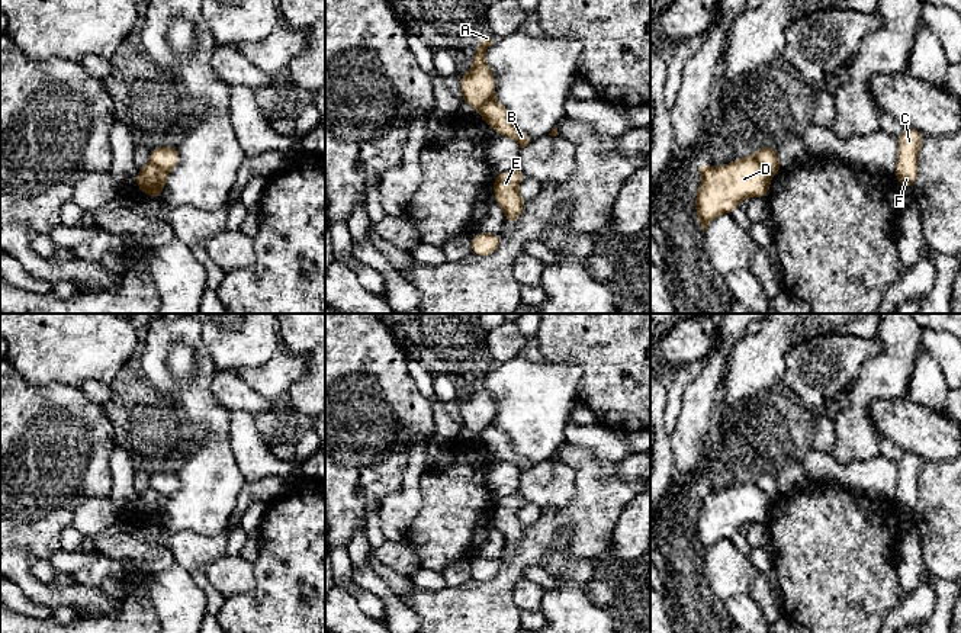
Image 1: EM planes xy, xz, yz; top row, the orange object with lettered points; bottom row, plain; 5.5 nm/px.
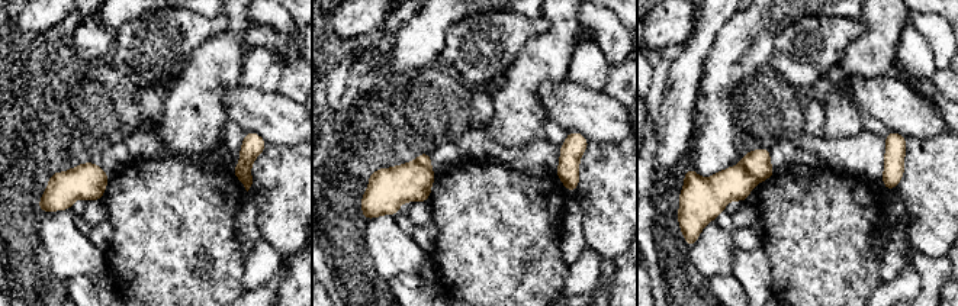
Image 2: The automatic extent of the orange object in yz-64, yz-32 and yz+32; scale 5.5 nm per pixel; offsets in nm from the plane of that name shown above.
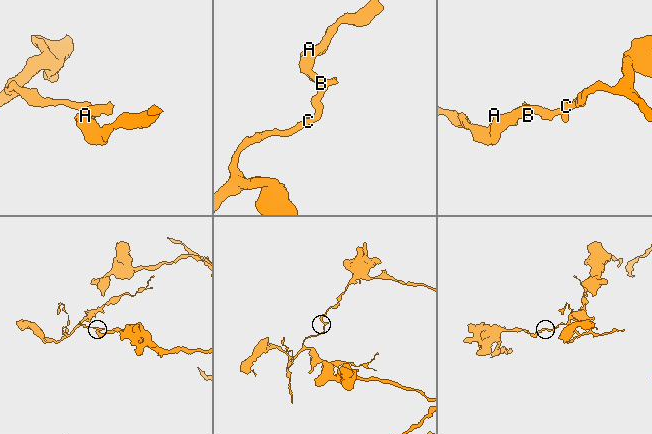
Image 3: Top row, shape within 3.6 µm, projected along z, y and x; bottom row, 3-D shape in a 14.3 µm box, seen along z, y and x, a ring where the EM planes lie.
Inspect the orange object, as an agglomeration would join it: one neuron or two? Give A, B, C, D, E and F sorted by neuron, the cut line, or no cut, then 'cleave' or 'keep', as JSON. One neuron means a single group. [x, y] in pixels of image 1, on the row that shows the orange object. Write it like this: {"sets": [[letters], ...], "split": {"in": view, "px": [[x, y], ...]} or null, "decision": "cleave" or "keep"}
{"sets": [["A", "D"], ["B", "C", "E", "F"]], "split": {"in": "yz", "px": [[752, 156], [773, 174]]}, "decision": "cleave"}

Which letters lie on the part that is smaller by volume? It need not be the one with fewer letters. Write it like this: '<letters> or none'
B, C, E, F

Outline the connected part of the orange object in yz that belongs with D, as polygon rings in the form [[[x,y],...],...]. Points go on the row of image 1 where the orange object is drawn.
[[[753,155],[740,157],[723,167],[695,166],[703,176],[695,209],[703,232],[723,213],[732,213],[742,199],[766,197],[772,173]]]

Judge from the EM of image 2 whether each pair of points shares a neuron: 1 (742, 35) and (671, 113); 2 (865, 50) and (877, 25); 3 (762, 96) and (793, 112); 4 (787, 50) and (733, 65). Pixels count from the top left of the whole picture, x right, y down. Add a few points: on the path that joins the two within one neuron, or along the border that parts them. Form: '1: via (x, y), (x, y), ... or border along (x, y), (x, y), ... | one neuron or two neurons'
1: border along (709, 48), (691, 115) | two neurons
2: via (871, 44), (877, 38), (877, 31) | one neuron
3: via (770, 103), (778, 112), (785, 112) | one neuron
4: border along (788, 23), (774, 38), (774, 54), (770, 63) | two neurons

